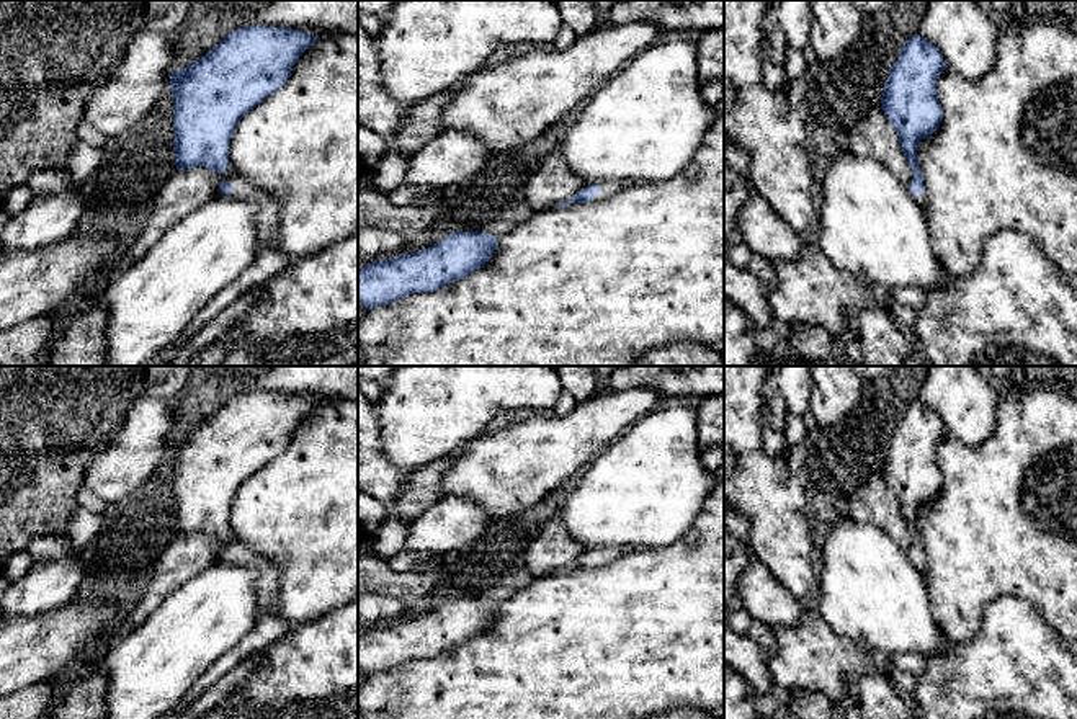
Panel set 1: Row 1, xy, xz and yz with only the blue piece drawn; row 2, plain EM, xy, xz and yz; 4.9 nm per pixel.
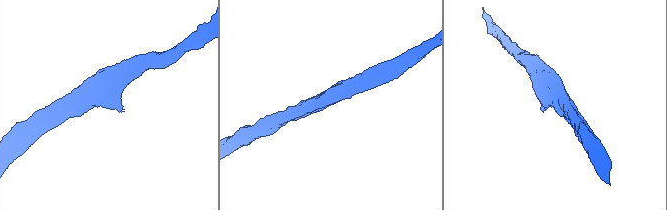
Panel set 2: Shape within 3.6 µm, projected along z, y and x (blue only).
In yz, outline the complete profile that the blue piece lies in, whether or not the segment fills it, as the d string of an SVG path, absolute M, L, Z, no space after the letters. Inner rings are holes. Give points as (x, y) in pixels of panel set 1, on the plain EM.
M920 400L910 402L897 426L889 431L881 476L899 502L900 515L912 534L905 551L925 575L925 552L915 525L922 505L930 503L943 485L936 446L946 435L941 417Z

